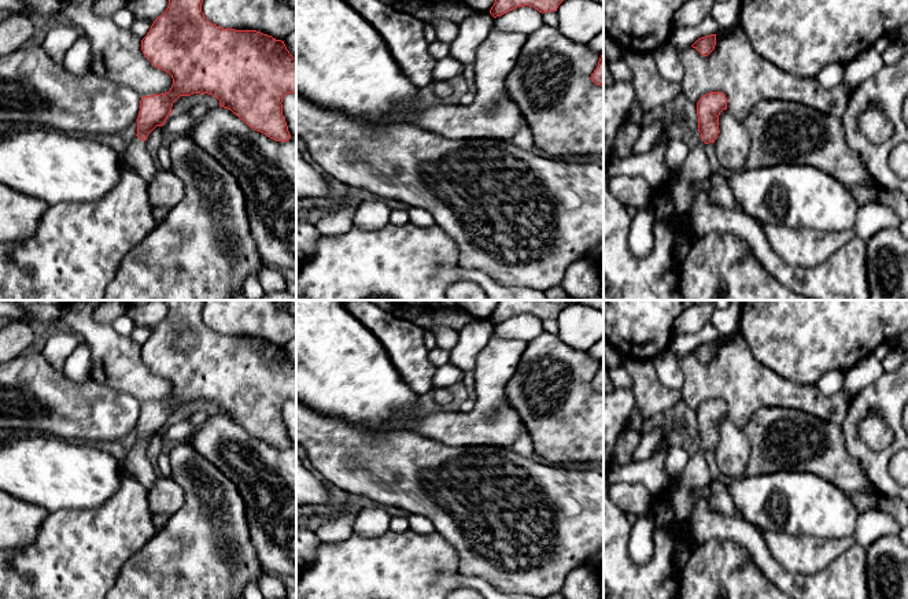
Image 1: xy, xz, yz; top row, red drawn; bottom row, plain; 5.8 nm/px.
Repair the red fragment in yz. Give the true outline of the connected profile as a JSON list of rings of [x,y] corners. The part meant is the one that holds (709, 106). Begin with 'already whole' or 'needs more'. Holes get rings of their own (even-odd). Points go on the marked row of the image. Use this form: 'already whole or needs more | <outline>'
already whole | [[[721,92],[706,93],[698,100],[698,132],[705,144],[715,143],[719,134],[719,115],[723,110],[727,110],[727,97]]]

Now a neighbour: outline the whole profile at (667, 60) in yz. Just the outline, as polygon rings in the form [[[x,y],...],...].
[[[664,42],[654,52],[653,58],[658,73],[668,81],[682,84],[683,64],[679,60],[678,49],[669,42]]]

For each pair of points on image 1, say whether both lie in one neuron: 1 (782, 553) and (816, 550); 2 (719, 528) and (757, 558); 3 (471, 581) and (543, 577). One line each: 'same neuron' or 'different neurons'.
1: same neuron
2: same neuron
3: different neurons

